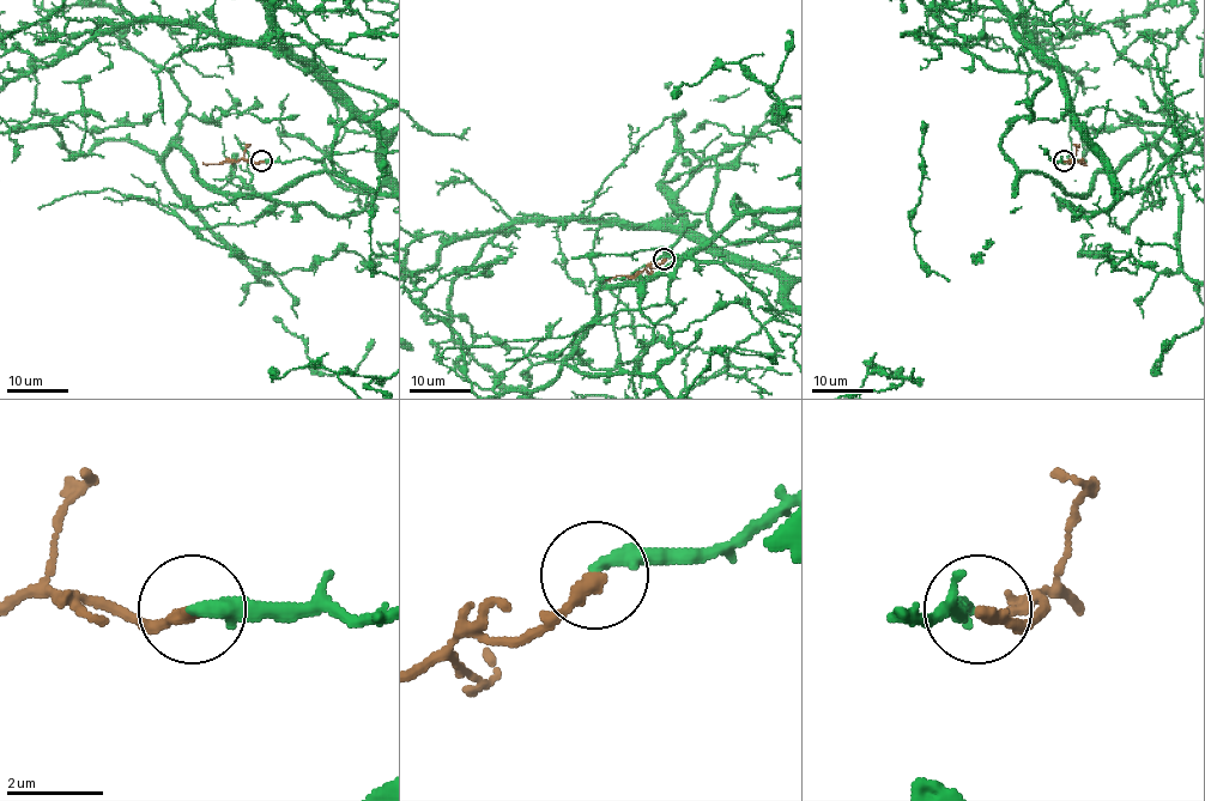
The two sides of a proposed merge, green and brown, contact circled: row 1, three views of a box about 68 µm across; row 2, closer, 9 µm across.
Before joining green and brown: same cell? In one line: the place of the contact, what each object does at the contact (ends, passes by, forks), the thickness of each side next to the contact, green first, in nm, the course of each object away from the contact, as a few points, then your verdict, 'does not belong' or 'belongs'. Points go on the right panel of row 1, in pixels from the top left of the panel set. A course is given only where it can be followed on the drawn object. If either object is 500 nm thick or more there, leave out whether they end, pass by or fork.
place (1064, 161); green ends; brown ends; calibres 360 and 280 nm; course brown (1064, 161), (1085, 162); belongs

